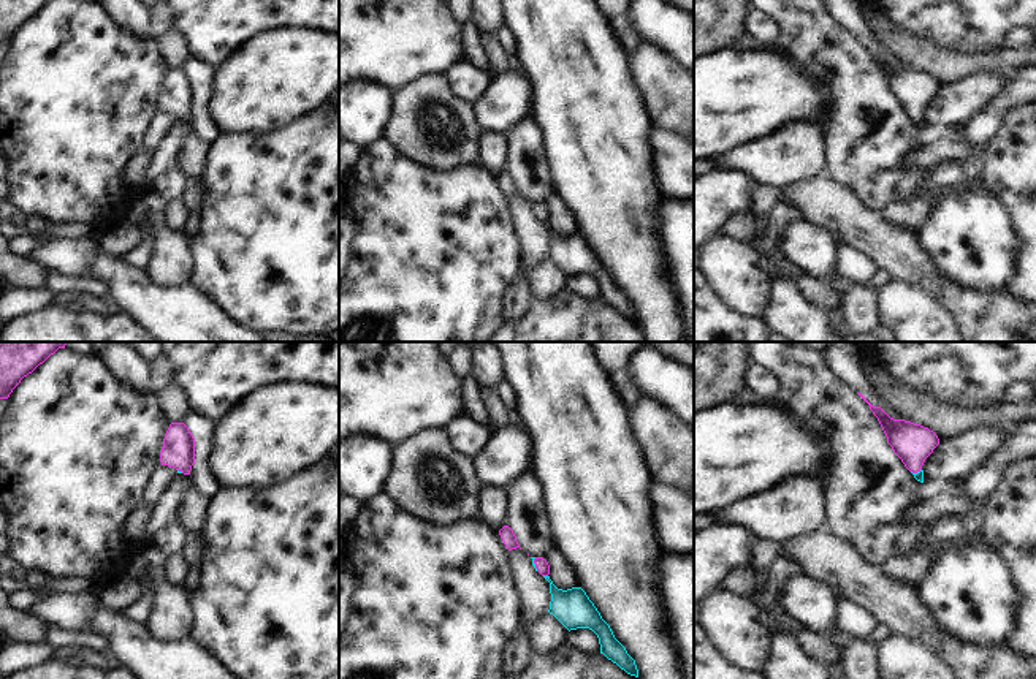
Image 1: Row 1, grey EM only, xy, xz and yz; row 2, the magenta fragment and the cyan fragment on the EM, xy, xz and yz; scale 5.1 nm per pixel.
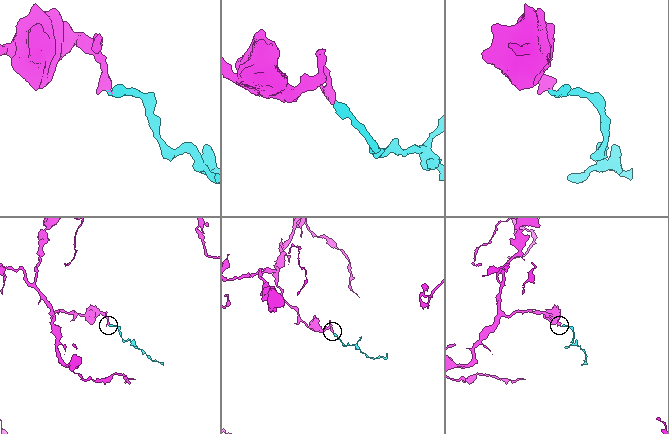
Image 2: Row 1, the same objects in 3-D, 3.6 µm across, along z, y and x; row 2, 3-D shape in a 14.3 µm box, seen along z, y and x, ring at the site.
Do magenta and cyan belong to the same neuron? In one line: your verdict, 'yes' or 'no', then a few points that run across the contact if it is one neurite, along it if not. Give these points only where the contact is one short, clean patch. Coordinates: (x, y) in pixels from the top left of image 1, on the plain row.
yes; line xz (542, 211), (545, 220), (553, 235), (572, 254)

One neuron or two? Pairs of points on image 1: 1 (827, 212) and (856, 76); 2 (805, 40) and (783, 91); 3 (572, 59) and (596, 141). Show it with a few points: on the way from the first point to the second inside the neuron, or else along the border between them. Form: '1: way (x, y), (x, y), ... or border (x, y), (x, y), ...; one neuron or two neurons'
1: border (827, 171), (862, 203); two neurons
2: border (786, 54), (822, 87); two neurons
3: way (583, 79), (586, 98), (596, 121); one neuron

